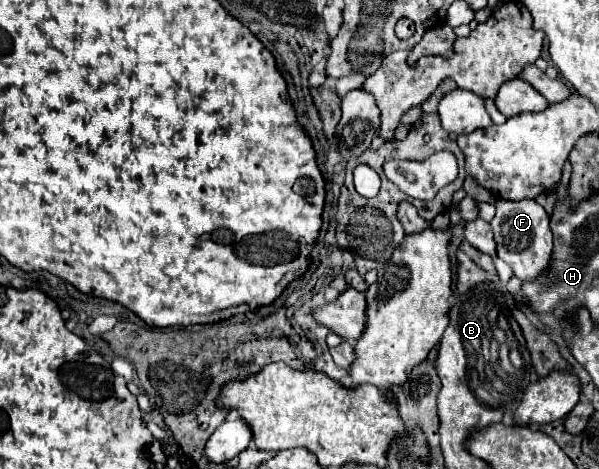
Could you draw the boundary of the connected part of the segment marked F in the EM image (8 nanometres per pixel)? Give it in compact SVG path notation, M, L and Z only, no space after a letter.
M499 200L495 206L497 214L491 220L491 228L497 242L497 256L513 268L513 274L519 280L533 282L551 264L553 234L549 228L549 216L535 200L519 200L519 202Z

